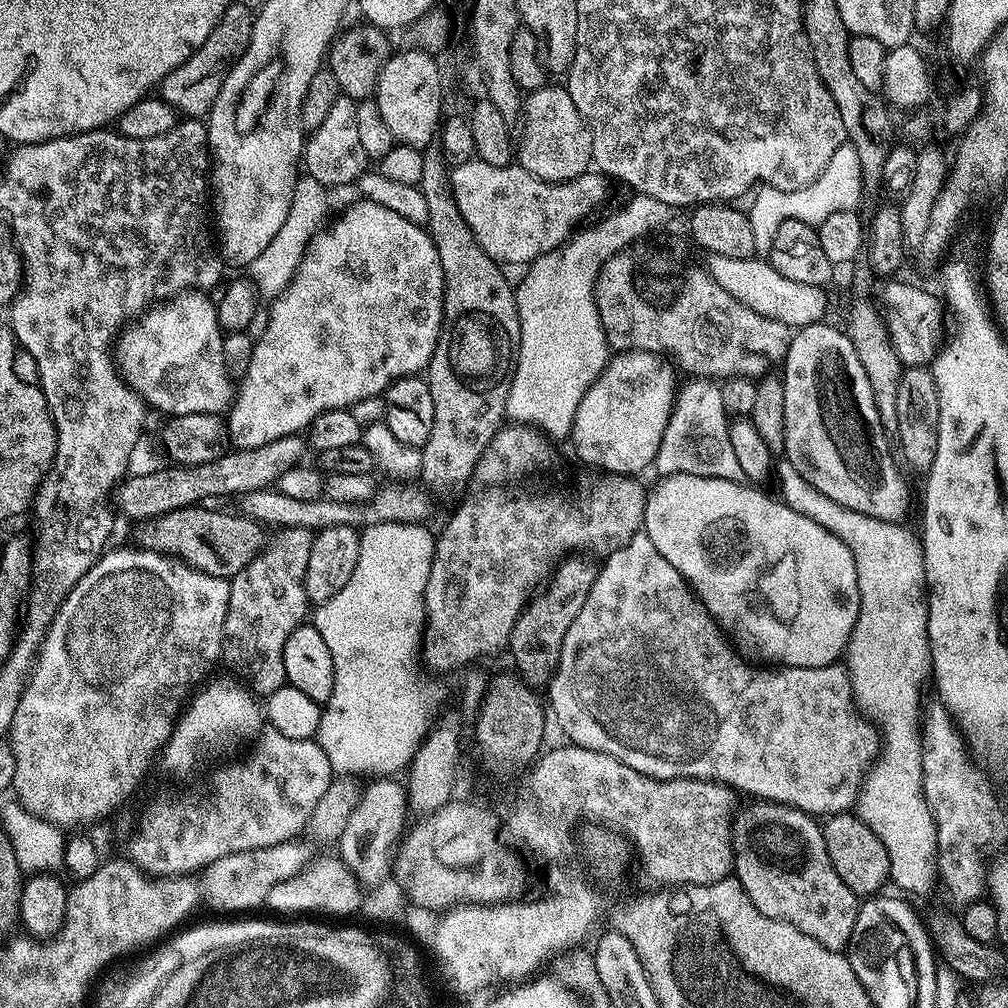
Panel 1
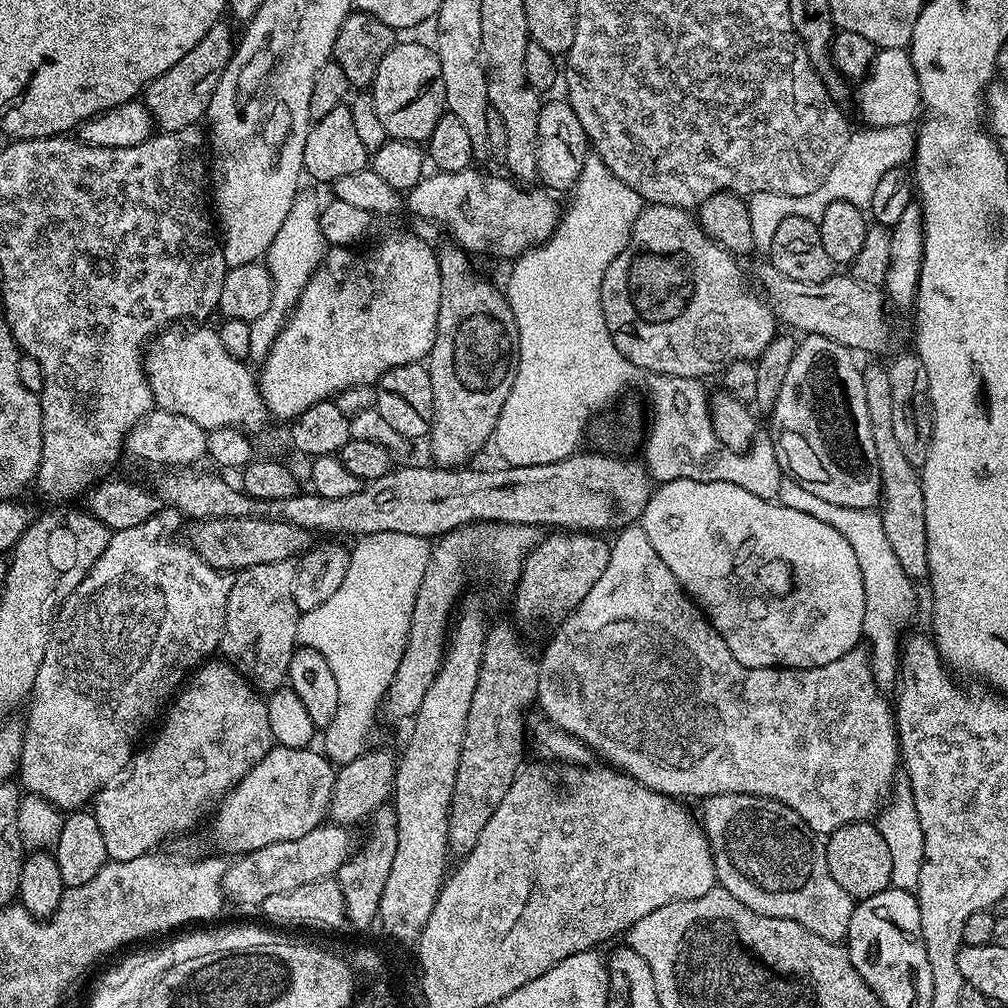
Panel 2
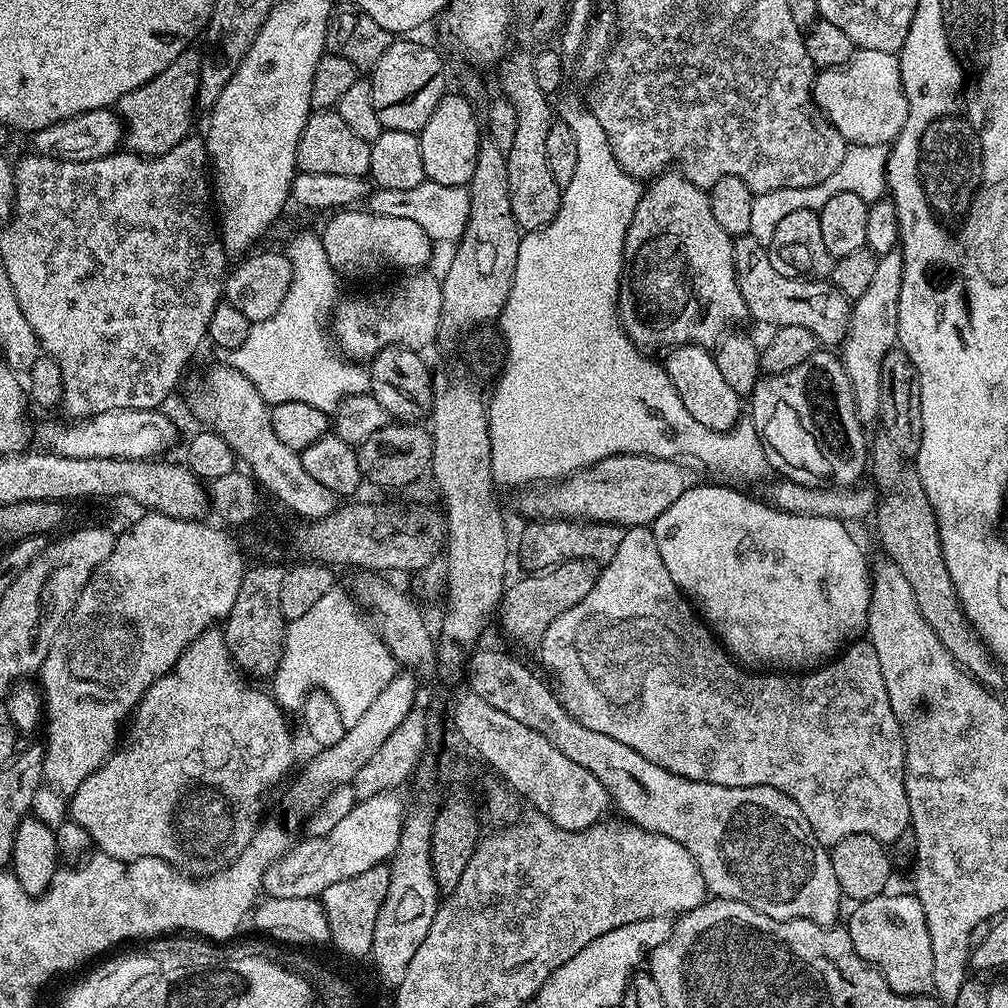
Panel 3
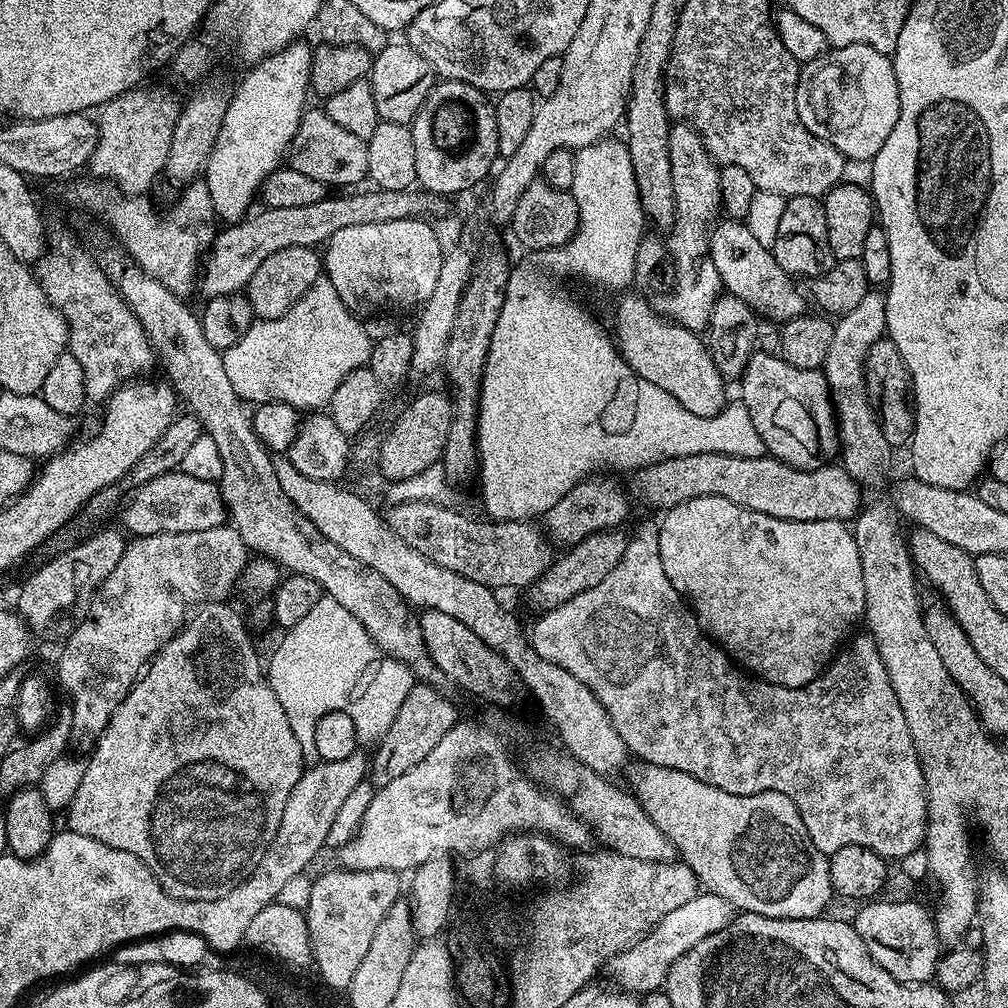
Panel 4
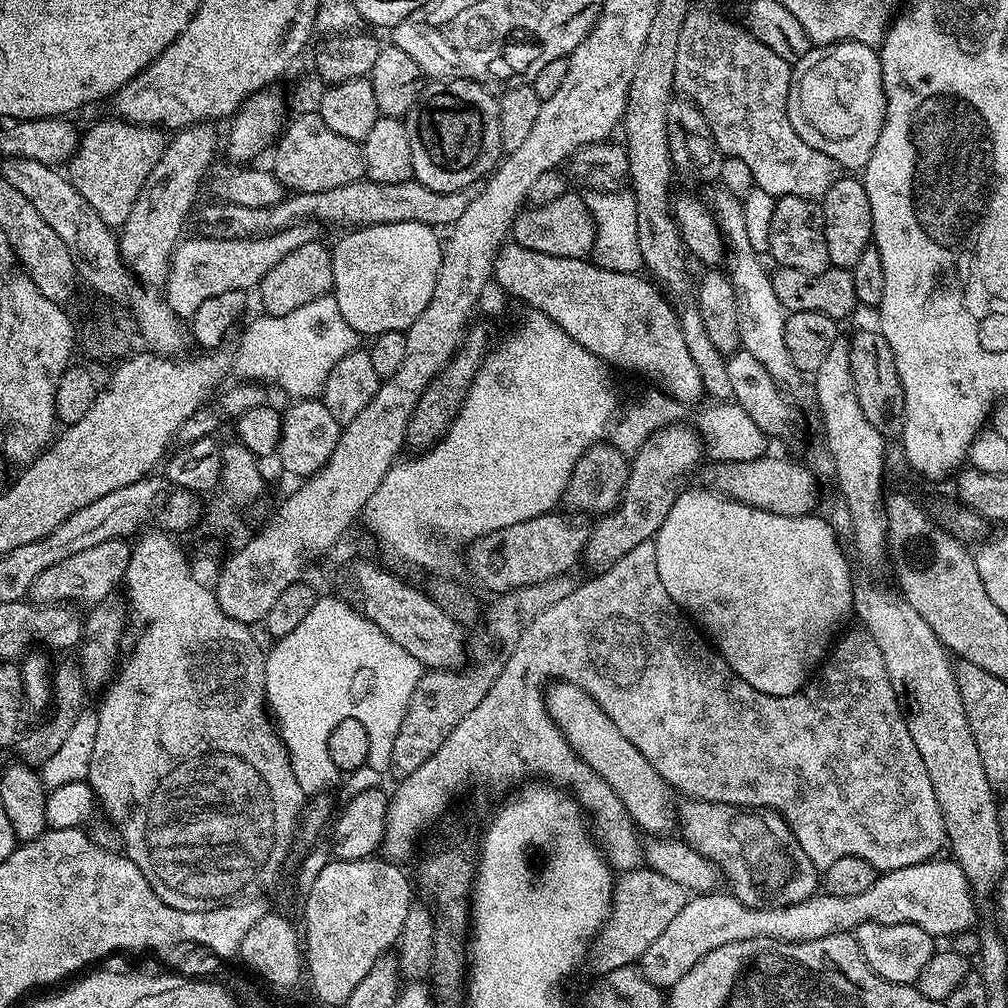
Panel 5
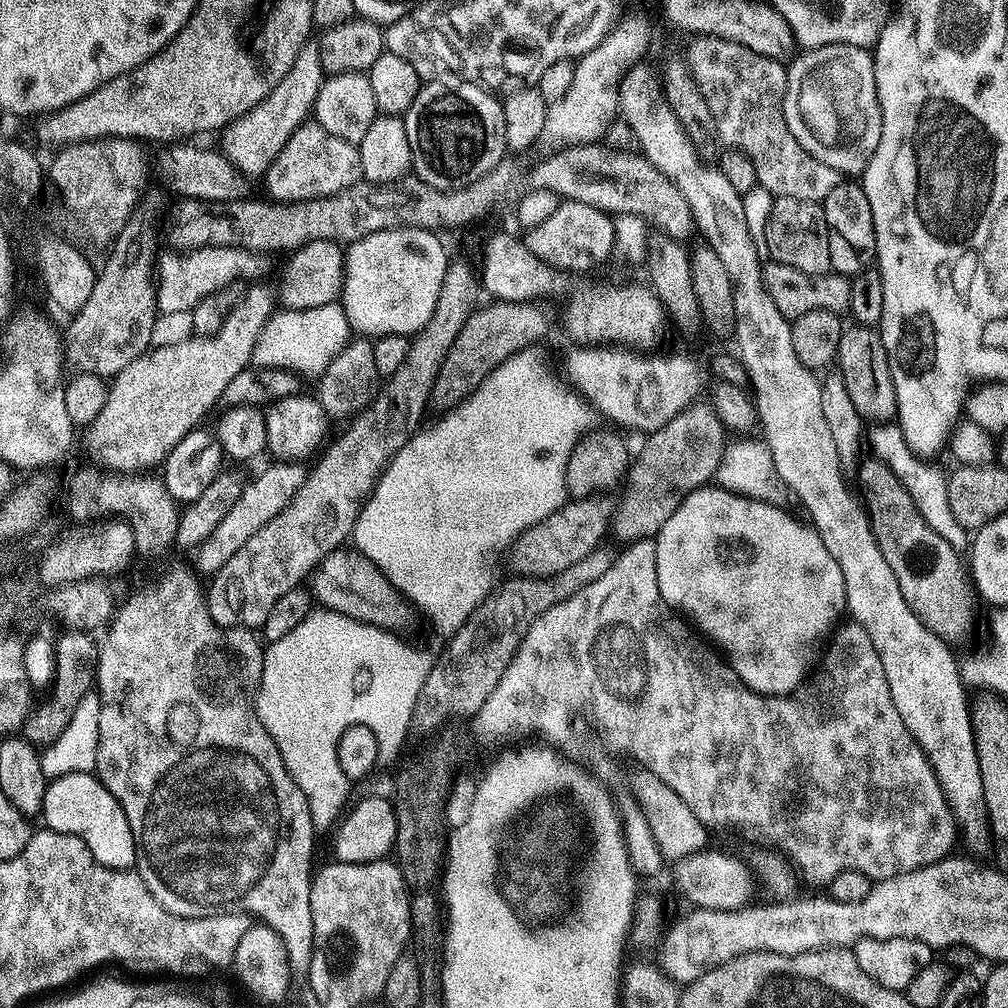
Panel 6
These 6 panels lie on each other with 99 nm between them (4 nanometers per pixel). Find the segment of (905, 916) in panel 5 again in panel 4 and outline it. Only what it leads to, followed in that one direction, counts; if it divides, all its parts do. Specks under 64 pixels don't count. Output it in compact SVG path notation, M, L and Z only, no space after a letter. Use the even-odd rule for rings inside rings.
M697 894L686 906L678 906L678 910L670 910L663 920L653 924L650 932L644 933L630 948L624 949L610 961L612 976L623 991L633 994L647 994L661 991L667 985L668 975L678 962L698 942L708 936L724 931L734 919L733 909L721 898L711 894Z

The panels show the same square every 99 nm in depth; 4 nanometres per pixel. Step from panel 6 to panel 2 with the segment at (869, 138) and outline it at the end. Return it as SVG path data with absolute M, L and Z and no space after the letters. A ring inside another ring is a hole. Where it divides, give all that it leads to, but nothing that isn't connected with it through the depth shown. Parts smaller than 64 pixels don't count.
M908 48L879 49L872 68L867 76L859 81L858 88L860 88L860 116L868 123L865 125L873 129L889 130L888 128L896 128L899 124L908 124L912 119L915 121L921 111L918 74L914 74L914 62Z

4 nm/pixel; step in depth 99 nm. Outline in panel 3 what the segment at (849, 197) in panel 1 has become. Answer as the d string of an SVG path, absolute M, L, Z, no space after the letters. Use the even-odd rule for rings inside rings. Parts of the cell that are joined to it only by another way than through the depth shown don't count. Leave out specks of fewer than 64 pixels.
M854 144L846 150L842 158L842 166L838 166L838 170L834 170L834 174L830 174L826 182L818 186L783 188L754 195L754 206L750 217L751 236L758 238L758 242L767 246L774 234L774 226L778 226L778 222L782 222L782 218L786 218L790 210L807 208L818 210L826 206L826 202L830 202L830 198L834 198L834 194L839 192L858 194L858 198L869 202L885 199L888 192L888 153L889 149L883 144Z

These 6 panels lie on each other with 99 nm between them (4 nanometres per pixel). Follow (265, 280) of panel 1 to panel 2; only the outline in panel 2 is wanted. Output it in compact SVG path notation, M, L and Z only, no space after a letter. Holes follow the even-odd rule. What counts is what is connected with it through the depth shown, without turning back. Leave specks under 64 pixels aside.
M307 190L297 192L290 206L290 214L286 214L278 234L274 234L274 242L270 242L266 267L272 276L272 297L266 314L250 323L250 357L253 361L263 361L274 338L284 327L284 321L288 319L292 307L296 305L296 299L302 294L306 282L321 267L326 255L326 241L320 225L321 207L321 201L316 201L314 193Z

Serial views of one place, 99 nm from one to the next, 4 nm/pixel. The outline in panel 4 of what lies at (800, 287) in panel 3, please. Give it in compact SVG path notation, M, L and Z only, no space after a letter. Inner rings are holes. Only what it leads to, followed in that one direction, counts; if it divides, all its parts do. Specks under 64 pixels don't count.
M721 219L711 229L707 256L714 262L727 295L742 298L742 302L750 305L761 317L769 316L775 322L783 322L809 311L810 304L805 293L796 289L797 281L786 270L782 270L782 266L778 266L771 248L762 246L762 242L754 238L747 223Z

